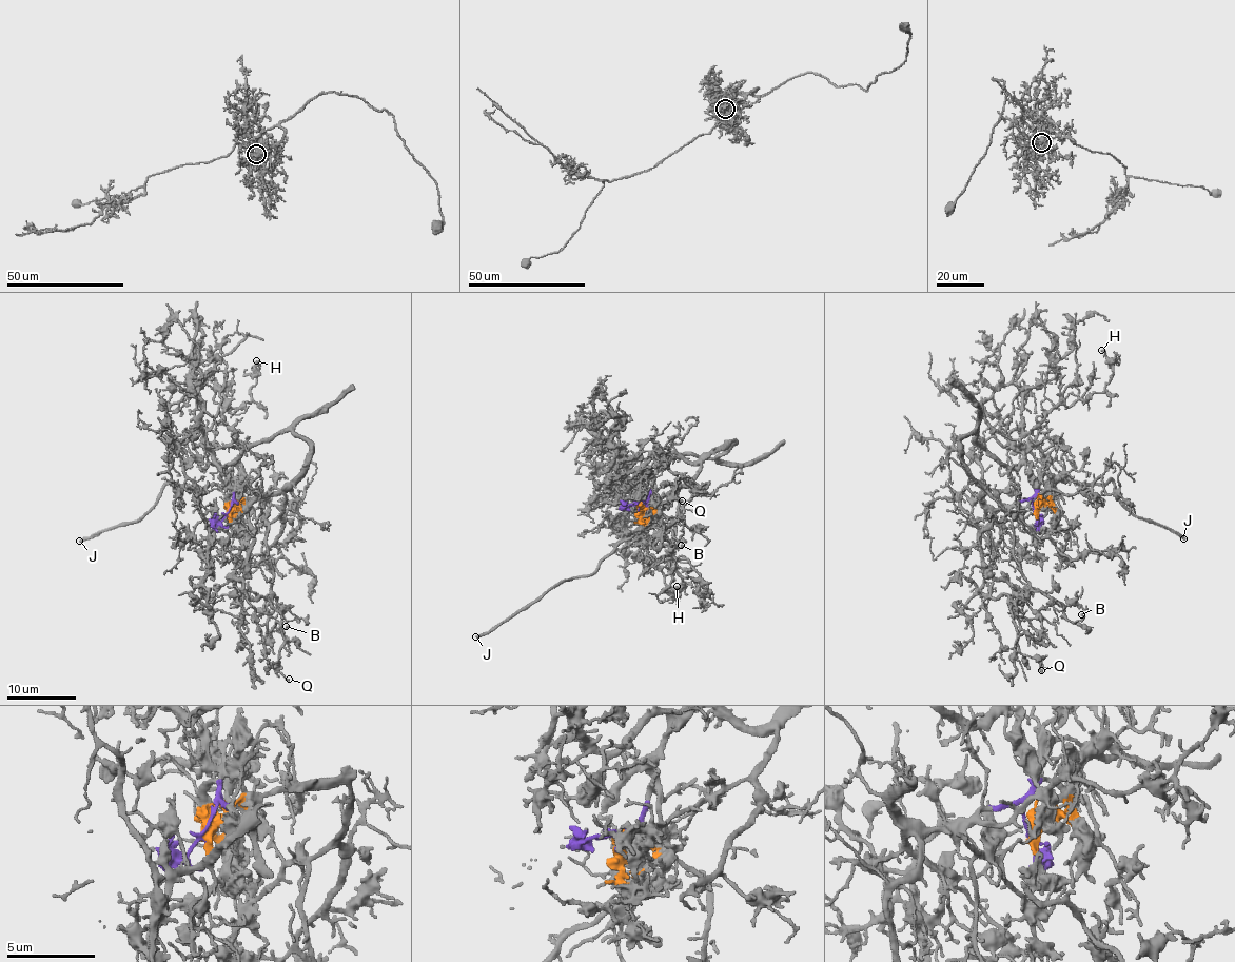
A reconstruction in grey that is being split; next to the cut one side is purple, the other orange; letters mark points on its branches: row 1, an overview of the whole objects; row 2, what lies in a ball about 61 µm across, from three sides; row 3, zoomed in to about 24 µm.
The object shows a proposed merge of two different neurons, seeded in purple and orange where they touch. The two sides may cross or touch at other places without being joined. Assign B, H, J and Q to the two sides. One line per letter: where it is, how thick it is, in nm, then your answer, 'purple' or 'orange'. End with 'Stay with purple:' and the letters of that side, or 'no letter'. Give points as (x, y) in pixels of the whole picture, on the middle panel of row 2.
B: at (681, 545); 150 nm thick; purple
H: at (677, 586); 240 nm thick; purple
J: at (475, 636); 280 nm thick; orange
Q: at (682, 501); 190 nm thick; purple
Stay with purple: B, H, Q

